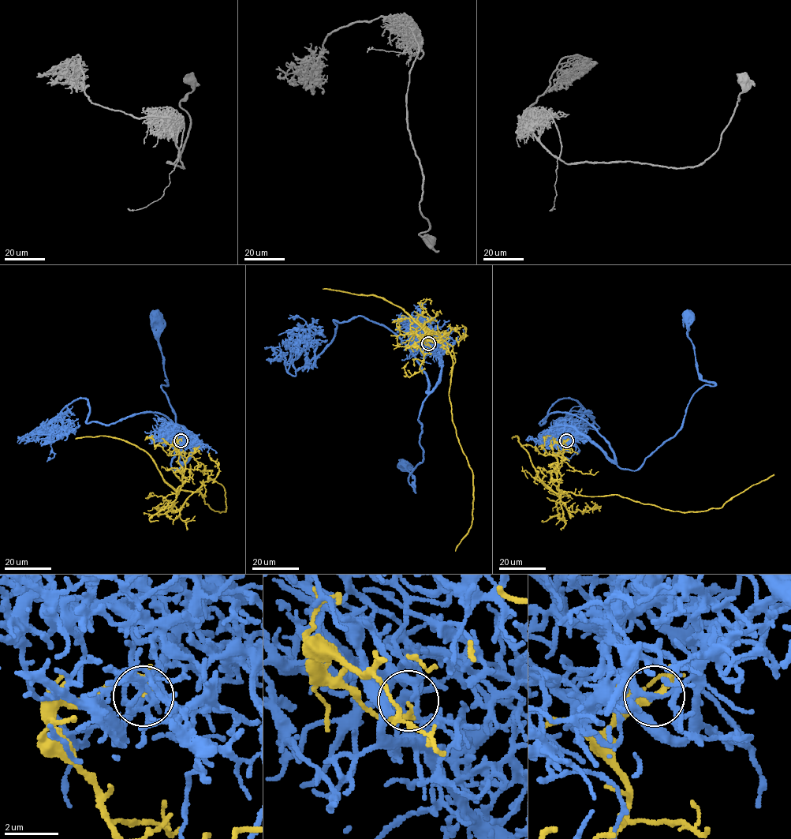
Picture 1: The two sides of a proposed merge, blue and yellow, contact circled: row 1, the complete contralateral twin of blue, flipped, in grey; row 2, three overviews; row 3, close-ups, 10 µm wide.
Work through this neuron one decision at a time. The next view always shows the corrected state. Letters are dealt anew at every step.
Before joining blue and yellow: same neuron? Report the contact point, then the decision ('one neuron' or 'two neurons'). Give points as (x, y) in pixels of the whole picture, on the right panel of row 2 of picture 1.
(566, 440) | two neurons

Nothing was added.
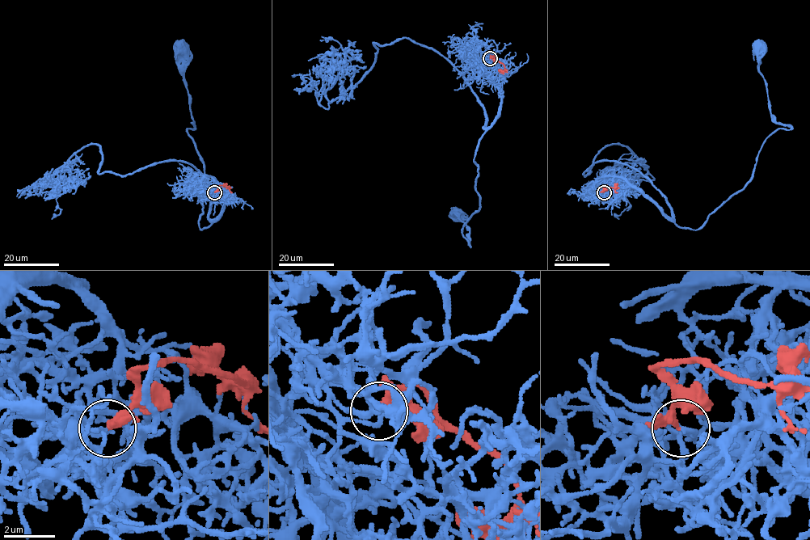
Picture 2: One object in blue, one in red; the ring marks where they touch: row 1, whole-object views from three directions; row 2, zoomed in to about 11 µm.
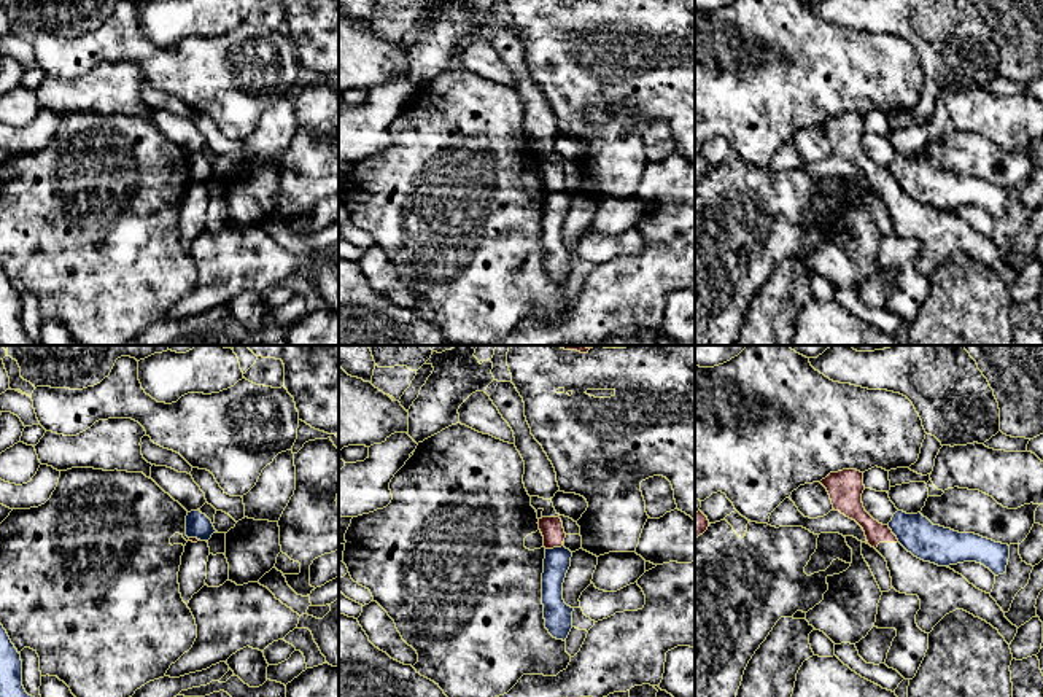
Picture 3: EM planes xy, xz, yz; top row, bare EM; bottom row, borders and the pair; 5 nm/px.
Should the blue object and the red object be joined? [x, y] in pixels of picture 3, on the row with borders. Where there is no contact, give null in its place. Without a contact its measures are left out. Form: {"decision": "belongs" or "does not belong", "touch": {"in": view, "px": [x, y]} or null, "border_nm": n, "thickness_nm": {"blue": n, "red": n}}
{"decision": "does not belong", "touch": {"in": "xz", "px": [554, 548]}, "border_nm": 90, "thickness_nm": {"blue": 140, "red": 120}}

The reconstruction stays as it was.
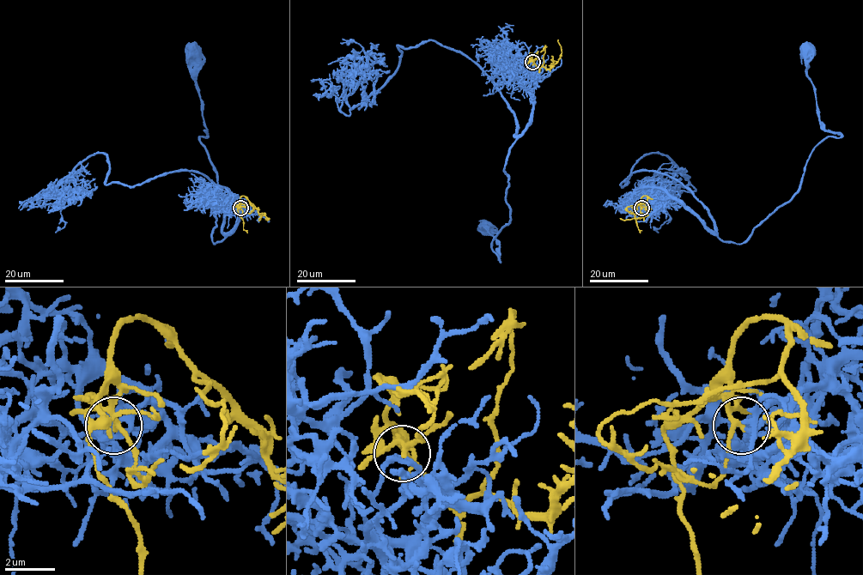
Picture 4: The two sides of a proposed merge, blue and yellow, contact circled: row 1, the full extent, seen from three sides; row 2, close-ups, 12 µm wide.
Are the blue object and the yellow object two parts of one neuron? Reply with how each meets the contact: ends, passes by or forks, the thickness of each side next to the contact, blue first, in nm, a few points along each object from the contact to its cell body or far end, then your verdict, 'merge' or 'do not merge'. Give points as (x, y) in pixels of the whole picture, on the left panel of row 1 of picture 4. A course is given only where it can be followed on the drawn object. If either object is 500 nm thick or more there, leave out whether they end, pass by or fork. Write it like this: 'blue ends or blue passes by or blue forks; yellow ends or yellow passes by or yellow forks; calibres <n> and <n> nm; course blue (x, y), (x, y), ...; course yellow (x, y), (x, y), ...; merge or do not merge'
blue passes by; yellow forks; calibres 190 and 150 nm; course blue (240, 208), (244, 205), (238, 198), (240, 220), (215, 244), (217, 175), (199, 136), (207, 131), (192, 51); course yellow (240, 208), (240, 198), (244, 196), (260, 214), (269, 219), (265, 218); merge

